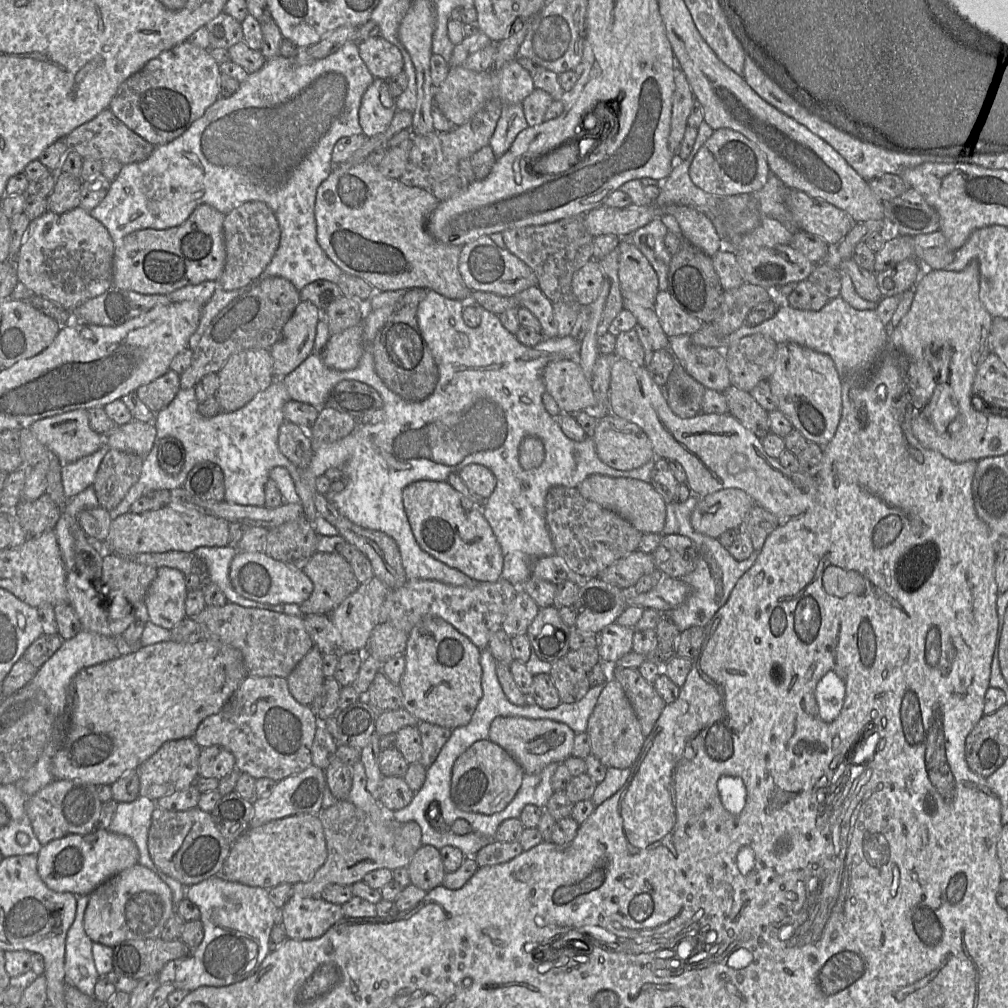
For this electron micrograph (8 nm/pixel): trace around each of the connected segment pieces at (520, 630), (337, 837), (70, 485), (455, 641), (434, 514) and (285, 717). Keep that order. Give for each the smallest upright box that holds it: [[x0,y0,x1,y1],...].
[[502,588,540,637],[291,800,422,897],[61,445,107,499],[400,616,482,730],[402,481,503,581],[192,676,321,782]]

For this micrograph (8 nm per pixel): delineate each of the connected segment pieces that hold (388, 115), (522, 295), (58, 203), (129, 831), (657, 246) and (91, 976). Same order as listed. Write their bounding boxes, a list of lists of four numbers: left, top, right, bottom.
[[359,80,397,137],[514,286,558,338],[47,172,81,214],[108,796,158,871],[630,219,671,291],[64,895,98,997]]

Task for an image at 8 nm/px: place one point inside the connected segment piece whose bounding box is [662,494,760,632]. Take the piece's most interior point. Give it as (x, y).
(711, 582)

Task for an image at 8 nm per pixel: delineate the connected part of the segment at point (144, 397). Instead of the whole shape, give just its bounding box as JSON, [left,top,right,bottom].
[135,369,180,413]

